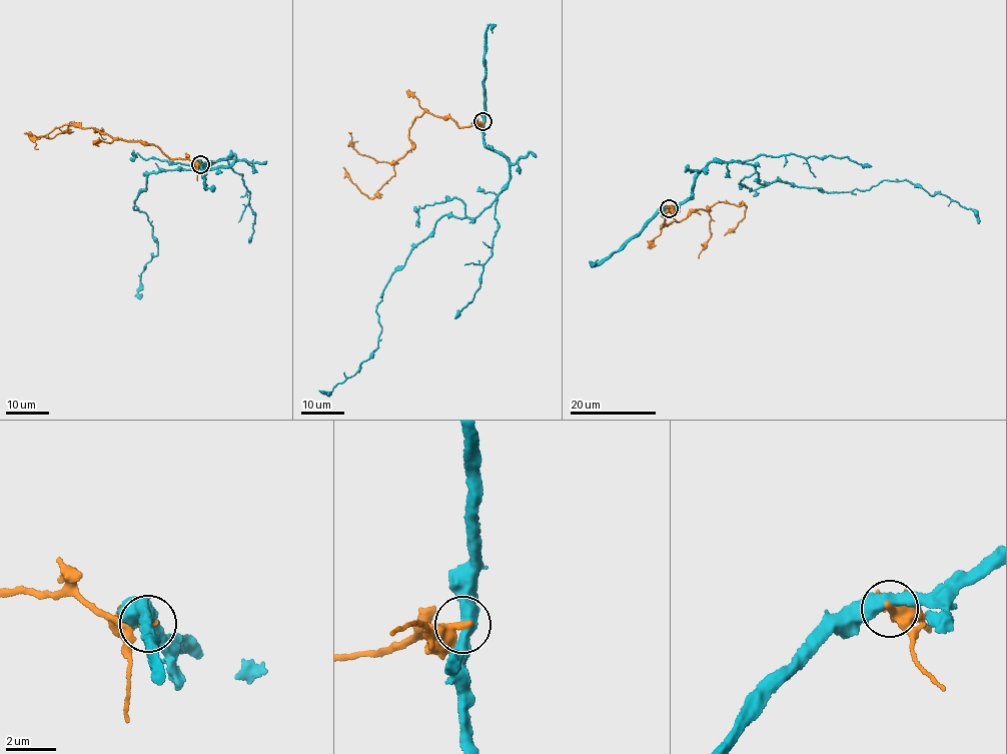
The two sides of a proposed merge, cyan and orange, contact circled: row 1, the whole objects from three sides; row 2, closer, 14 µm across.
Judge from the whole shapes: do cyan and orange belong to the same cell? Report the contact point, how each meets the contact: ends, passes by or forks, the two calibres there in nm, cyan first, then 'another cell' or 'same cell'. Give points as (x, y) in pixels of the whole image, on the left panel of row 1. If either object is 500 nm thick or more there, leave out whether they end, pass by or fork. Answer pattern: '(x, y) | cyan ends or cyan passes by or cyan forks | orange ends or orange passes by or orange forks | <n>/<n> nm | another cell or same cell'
(200, 164) | 500/420 nm | another cell

